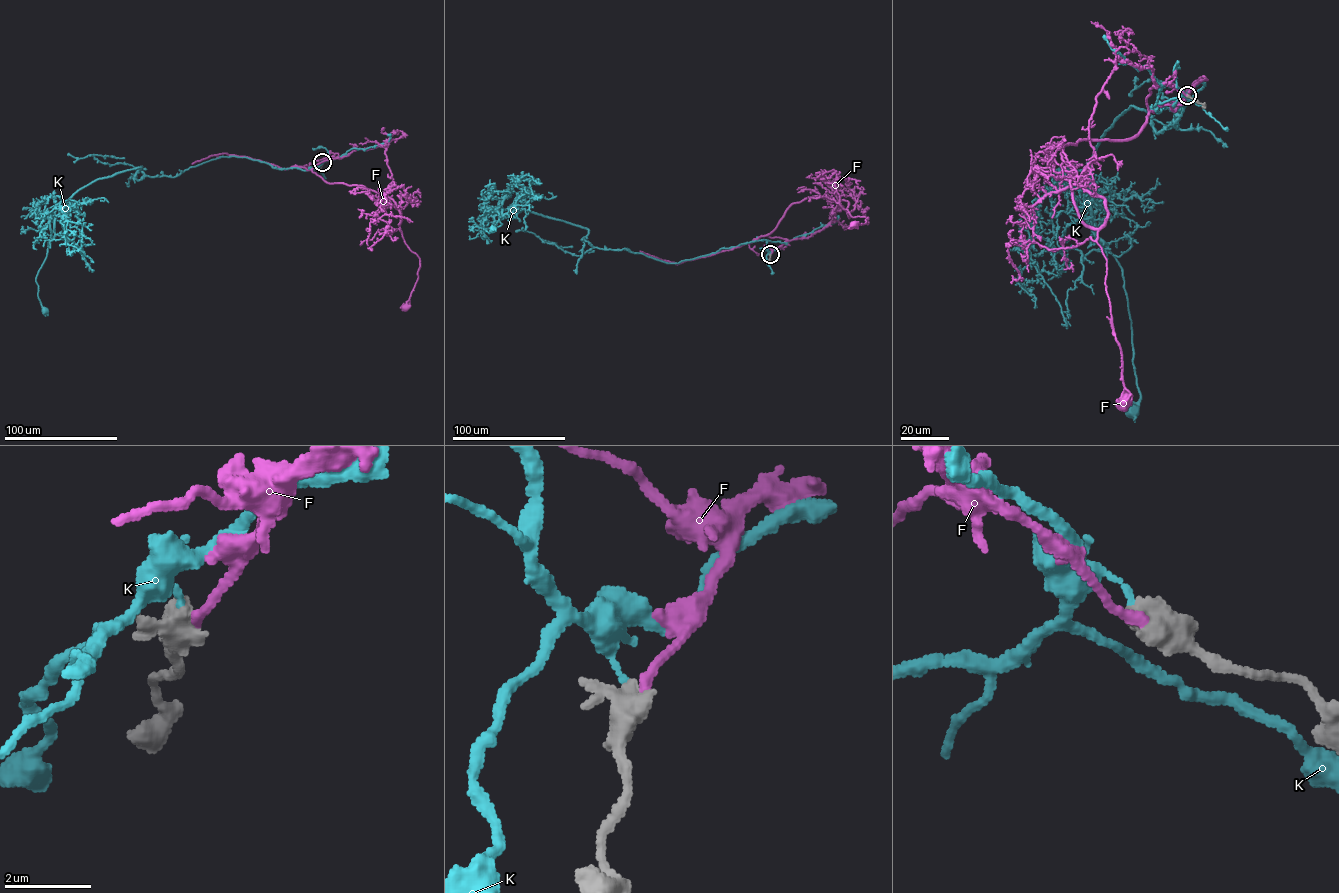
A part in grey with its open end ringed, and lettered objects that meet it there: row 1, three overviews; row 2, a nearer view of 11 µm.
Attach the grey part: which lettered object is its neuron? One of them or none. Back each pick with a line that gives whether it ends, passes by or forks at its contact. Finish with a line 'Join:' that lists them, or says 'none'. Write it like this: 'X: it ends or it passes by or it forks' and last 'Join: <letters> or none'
F: it ends
Join: F

